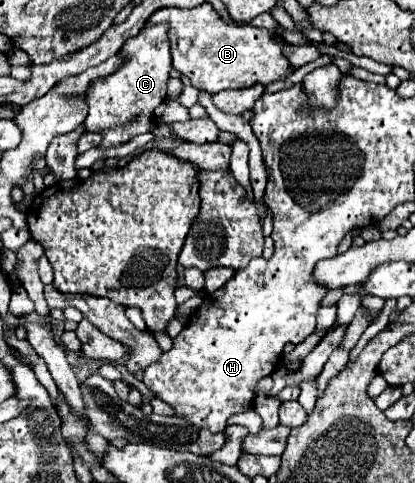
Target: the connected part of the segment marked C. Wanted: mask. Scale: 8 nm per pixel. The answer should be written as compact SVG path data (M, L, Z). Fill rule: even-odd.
M166 26L142 28L140 34L124 42L118 56L122 56L122 66L114 74L90 82L90 88L84 94L88 106L84 128L86 132L102 136L102 142L98 144L102 150L126 144L134 136L152 130L152 124L156 122L154 110L166 100L166 82L172 70Z

